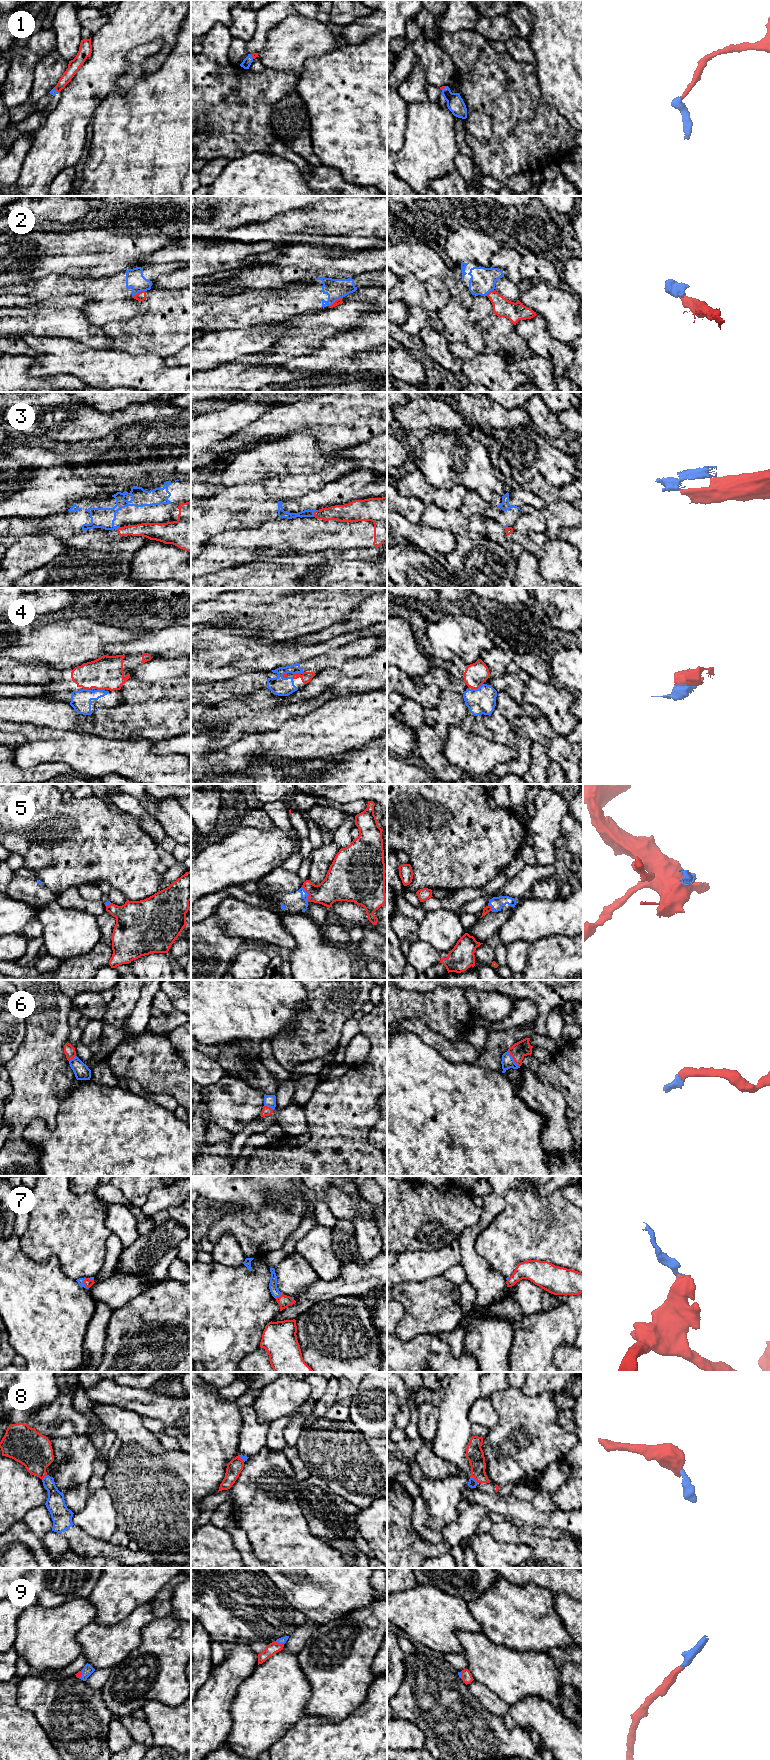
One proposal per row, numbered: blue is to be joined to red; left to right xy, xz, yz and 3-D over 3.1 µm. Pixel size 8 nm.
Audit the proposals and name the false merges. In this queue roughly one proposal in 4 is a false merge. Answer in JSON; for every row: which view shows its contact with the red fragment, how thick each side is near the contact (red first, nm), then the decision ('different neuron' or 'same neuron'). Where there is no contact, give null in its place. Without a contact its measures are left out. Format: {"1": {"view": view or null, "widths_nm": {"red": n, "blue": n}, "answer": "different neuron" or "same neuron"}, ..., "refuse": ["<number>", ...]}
{"1": {"view": "xz", "widths_nm": {"red": 50, "blue": 70}, "answer": "same neuron"}, "2": {"view": "xy", "widths_nm": {"red": 80, "blue": 140}, "answer": "different neuron"}, "3": {"view": "xz", "widths_nm": {"red": 140, "blue": 60}, "answer": "different neuron"}, "4": {"view": "yz", "widths_nm": {"red": 180, "blue": 220}, "answer": "same neuron"}, "5": {"view": "xz", "widths_nm": {"red": 260, "blue": 60}, "answer": "same neuron"}, "6": {"view": "yz", "widths_nm": {"red": 130, "blue": 100}, "answer": "same neuron"}, "7": {"view": "xy", "widths_nm": {"red": 70, "blue": 50}, "answer": "same neuron"}, "8": {"view": "yz", "widths_nm": {"red": 140, "blue": 70}, "answer": "same neuron"}, "9": {"view": "xz", "widths_nm": {"red": 90, "blue": 60}, "answer": "same neuron"}, "refuse": ["2", "3"]}

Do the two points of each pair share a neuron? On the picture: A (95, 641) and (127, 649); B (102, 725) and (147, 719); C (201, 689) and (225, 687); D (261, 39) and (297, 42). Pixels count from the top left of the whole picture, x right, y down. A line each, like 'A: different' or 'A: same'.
A: different
B: same
C: same
D: different

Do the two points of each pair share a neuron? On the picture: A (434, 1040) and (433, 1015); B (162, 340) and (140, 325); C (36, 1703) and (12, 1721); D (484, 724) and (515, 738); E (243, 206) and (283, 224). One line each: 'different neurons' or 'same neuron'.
A: different neurons
B: same neuron
C: different neurons
D: same neuron
E: different neurons

